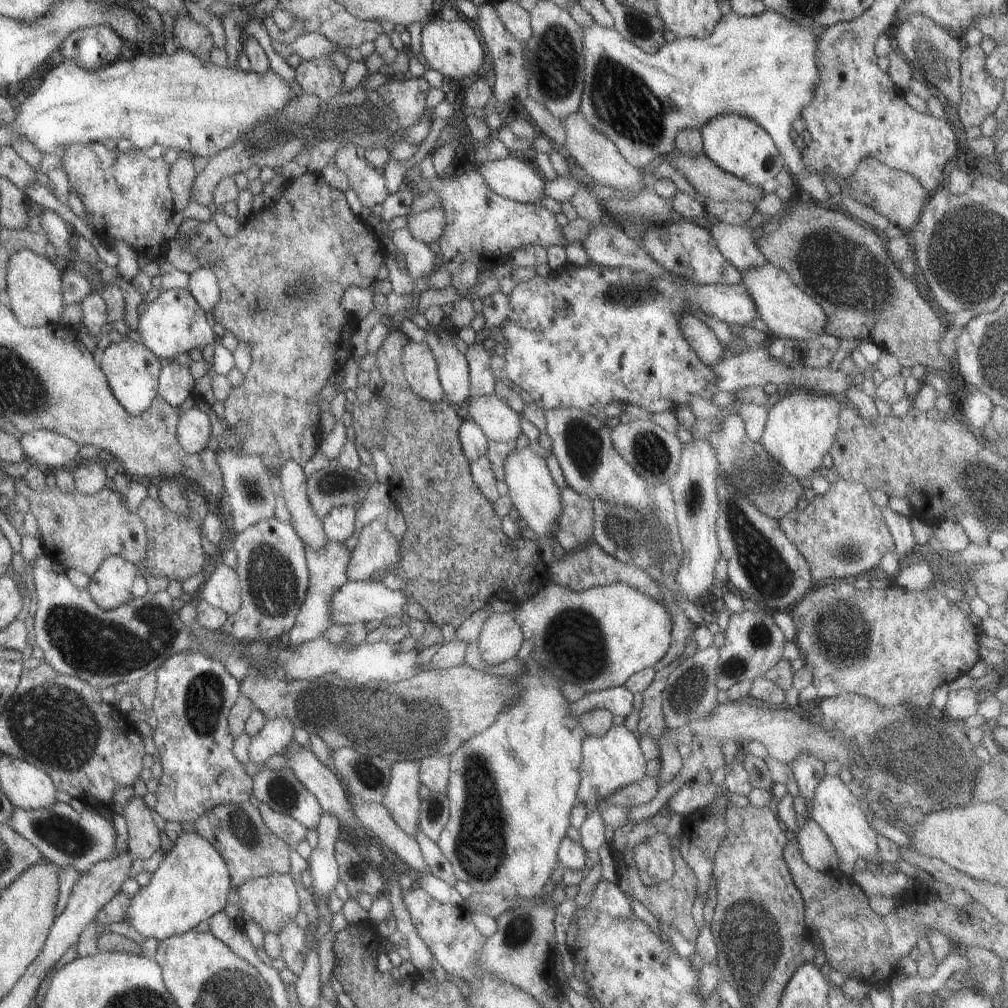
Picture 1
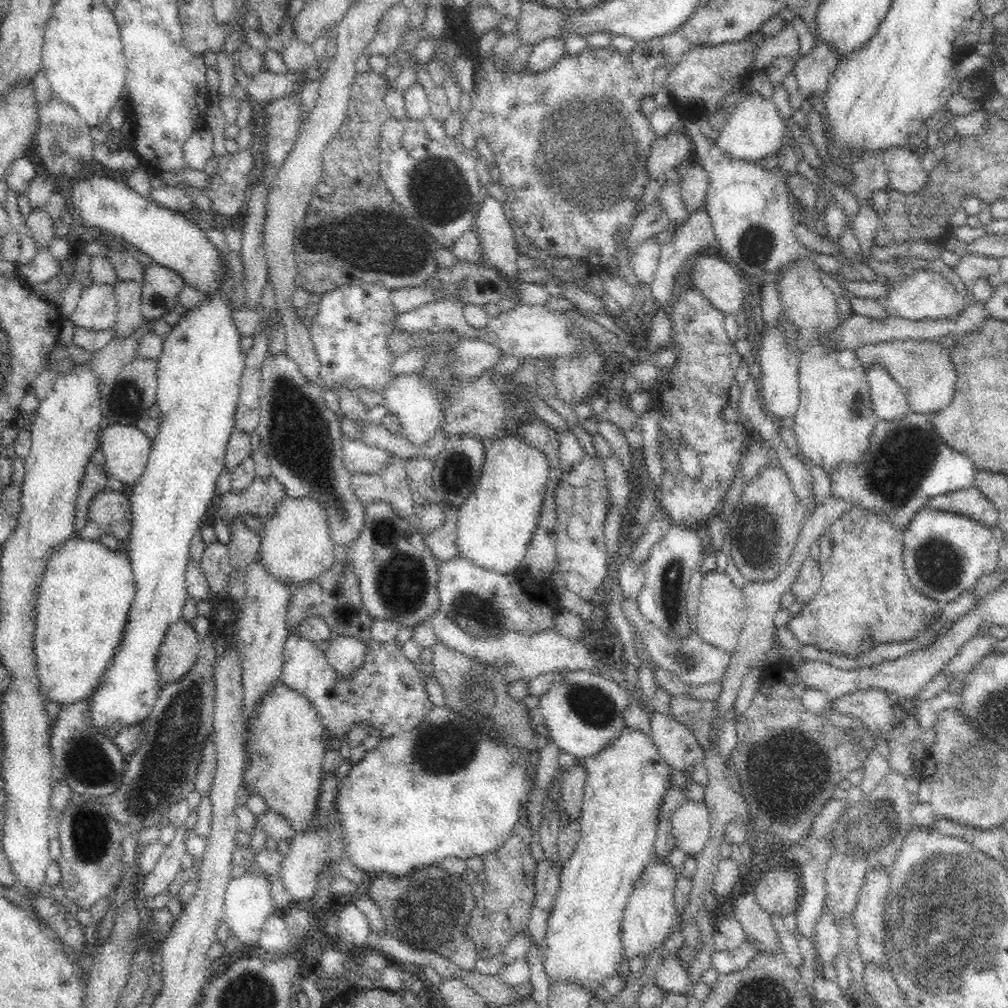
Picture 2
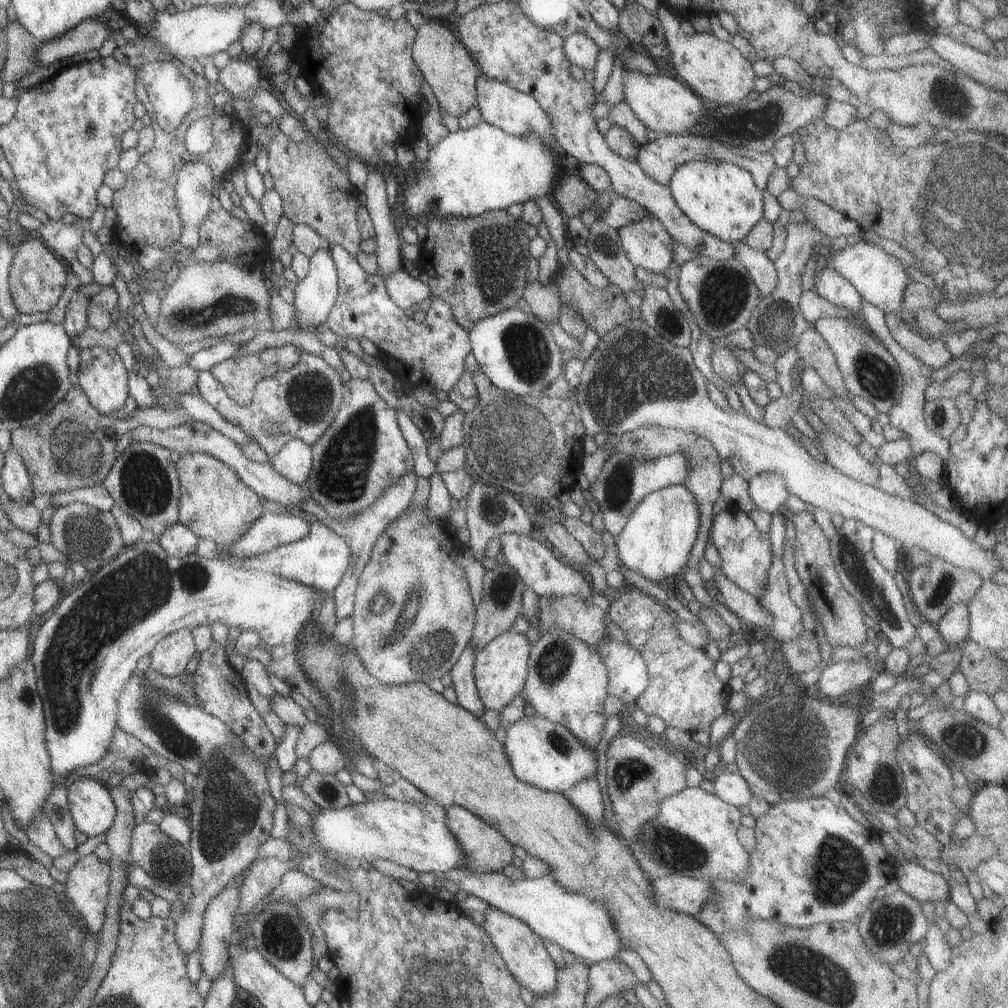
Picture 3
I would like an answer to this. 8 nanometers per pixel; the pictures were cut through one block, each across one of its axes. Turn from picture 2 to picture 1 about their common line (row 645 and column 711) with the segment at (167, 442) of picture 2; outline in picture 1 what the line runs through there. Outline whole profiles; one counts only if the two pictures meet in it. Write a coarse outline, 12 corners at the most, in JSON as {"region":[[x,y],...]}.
{"region":[[719,114],[699,130],[715,166],[760,186],[784,169],[771,136]]}

